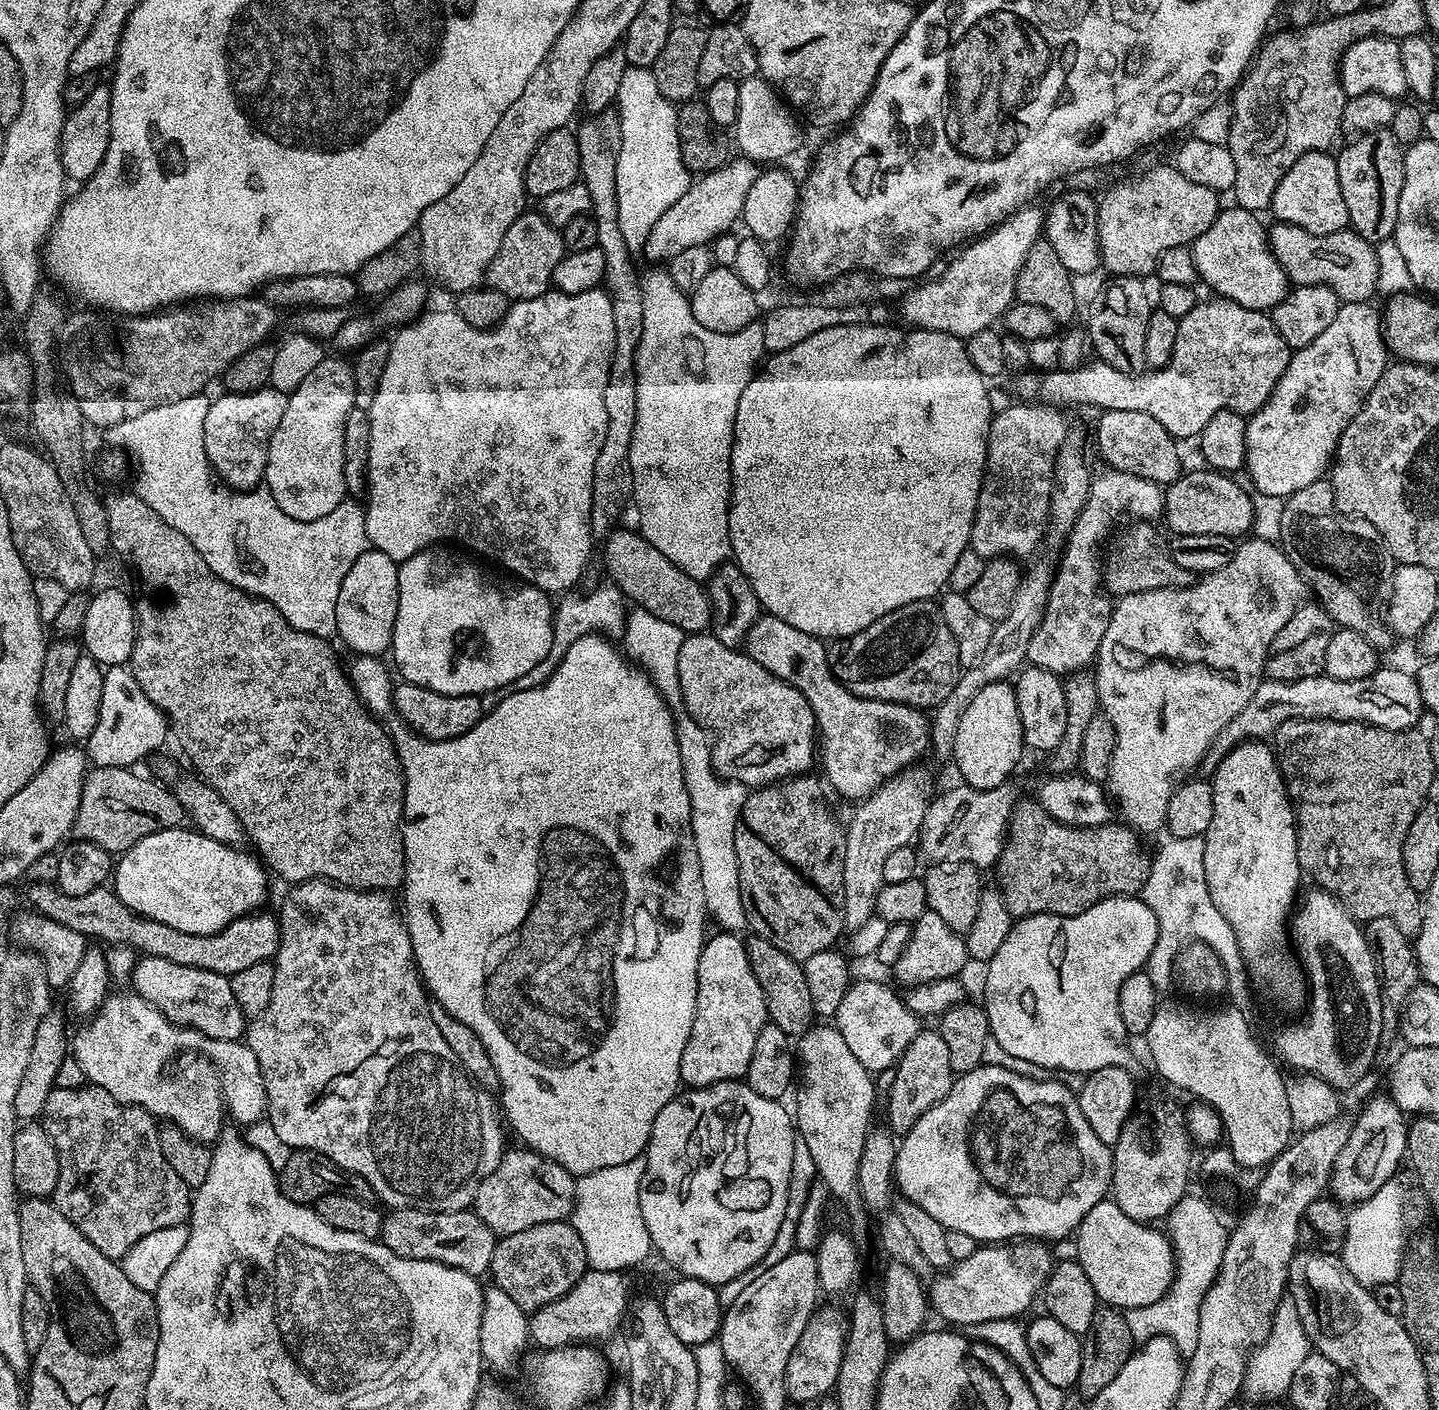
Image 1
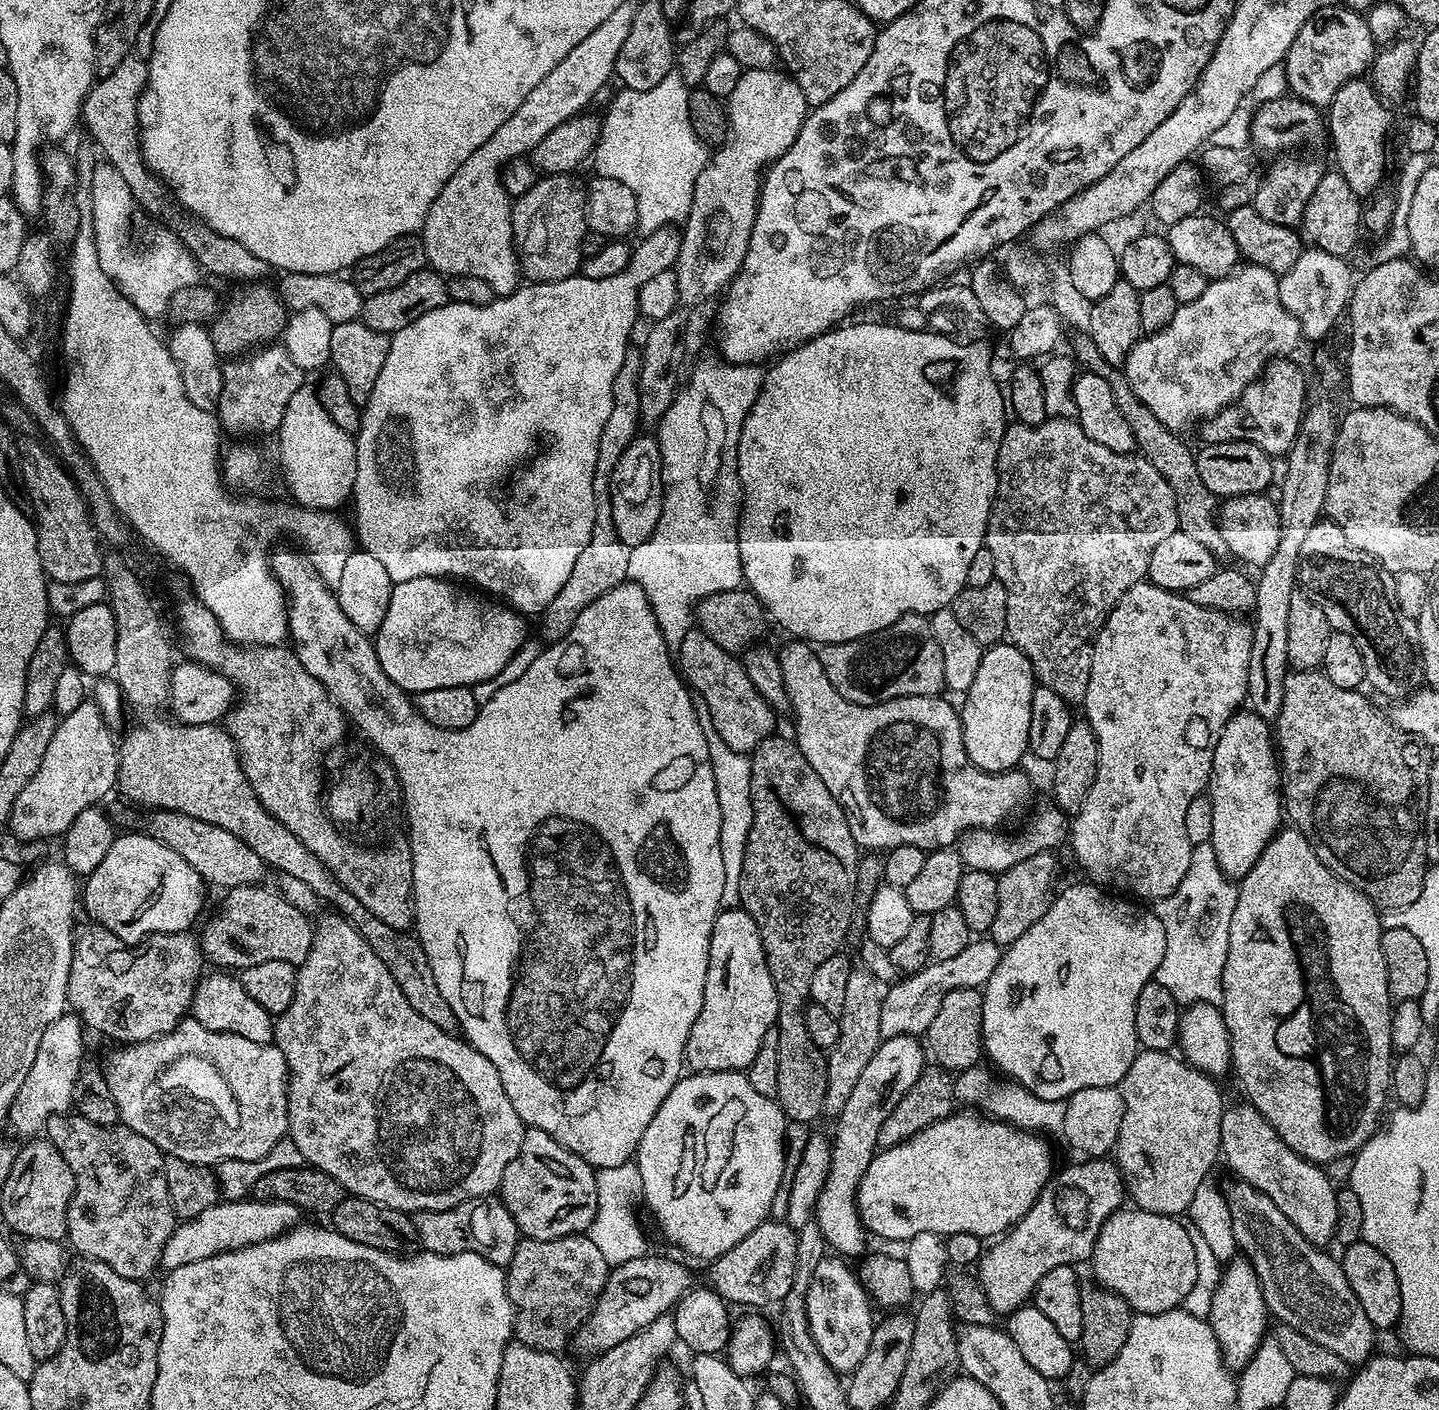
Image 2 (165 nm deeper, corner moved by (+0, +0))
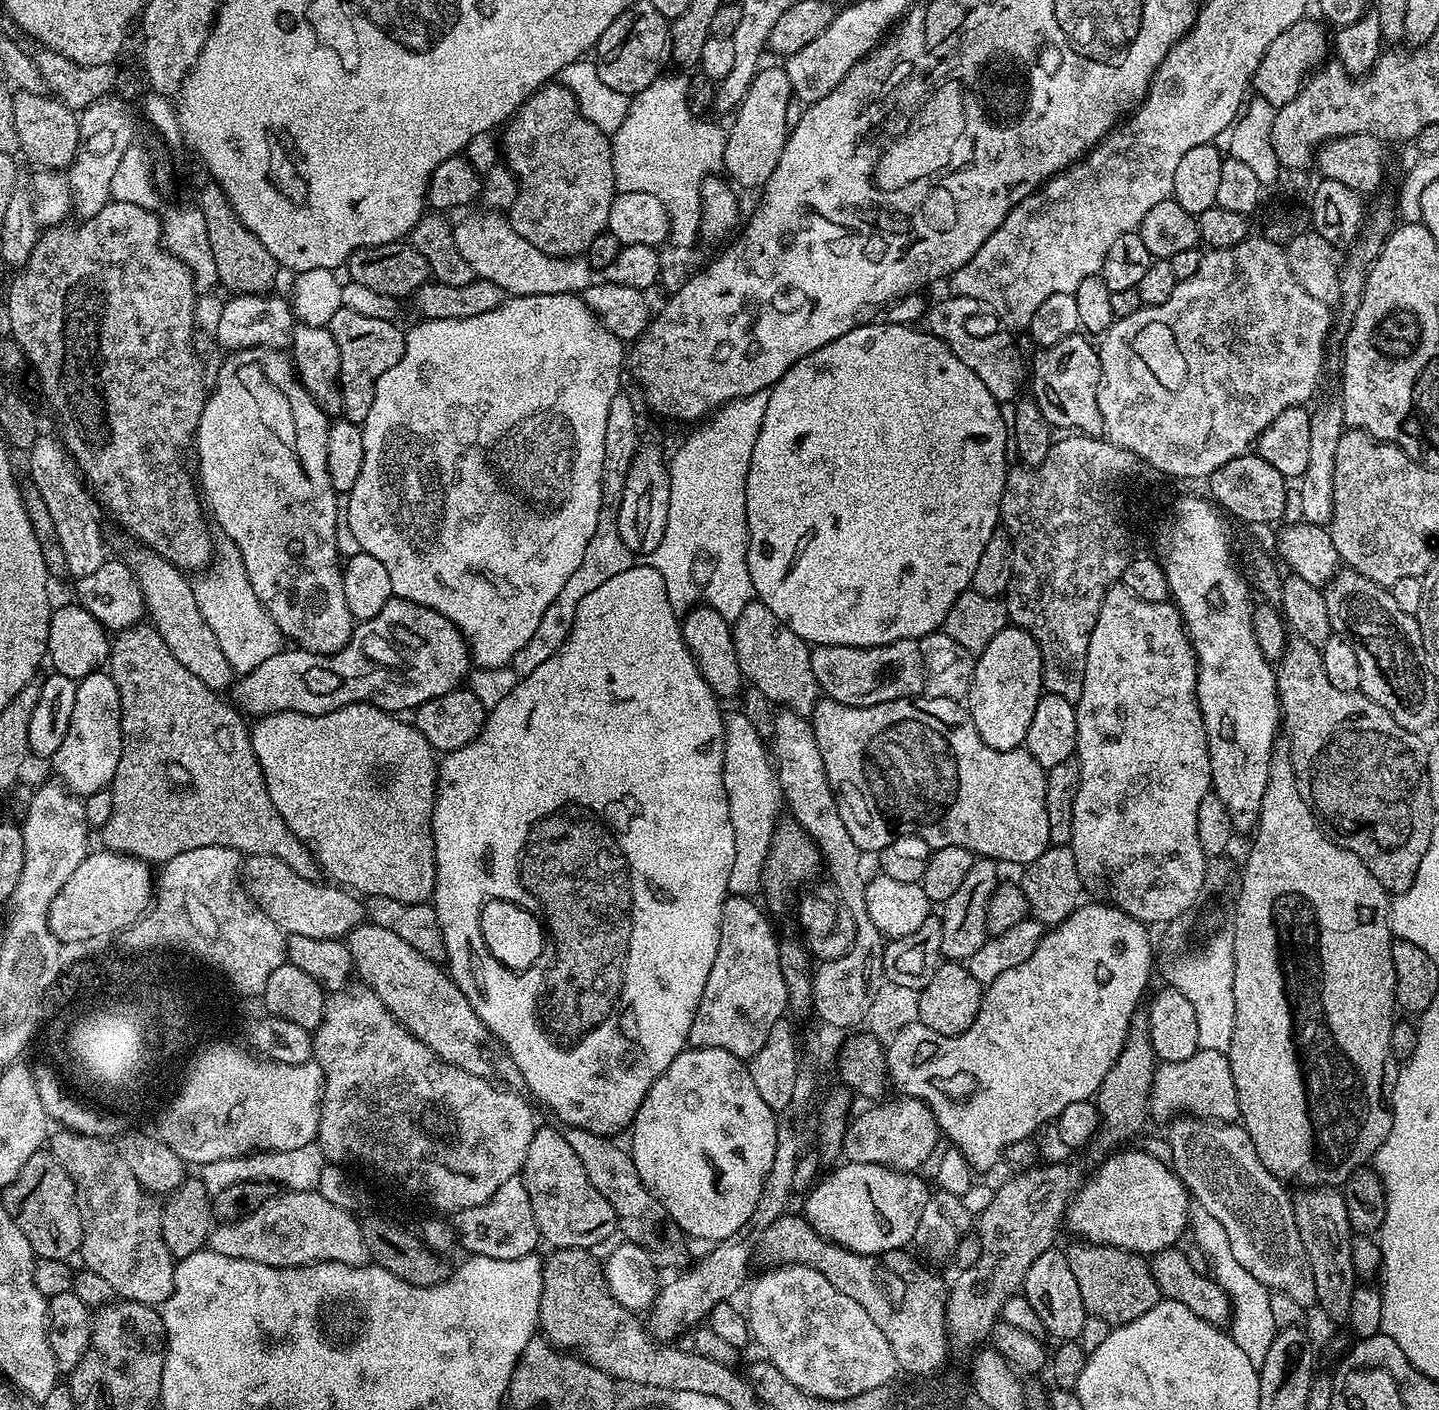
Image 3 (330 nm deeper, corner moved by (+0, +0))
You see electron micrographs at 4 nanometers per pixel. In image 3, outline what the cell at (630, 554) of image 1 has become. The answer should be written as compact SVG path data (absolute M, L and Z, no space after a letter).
M753 602L745 606L732 624L732 644L736 647L741 677L751 687L762 690L773 705L797 712L805 718L811 717L822 693L814 678L808 641L794 634L794 630L790 630L774 610Z

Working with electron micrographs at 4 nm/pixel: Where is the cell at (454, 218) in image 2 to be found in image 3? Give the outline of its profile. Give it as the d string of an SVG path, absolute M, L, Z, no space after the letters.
M479 210L455 221L452 233L462 258L470 262L473 277L494 282L509 297L538 294L583 294L594 280L594 269L584 256L551 256L530 246L512 229L511 219L496 210Z

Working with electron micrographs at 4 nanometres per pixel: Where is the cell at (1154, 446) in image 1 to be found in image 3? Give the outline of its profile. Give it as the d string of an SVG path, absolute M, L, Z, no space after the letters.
M1077 334L1062 338L1062 342L1054 342L1049 348L1040 348L1037 353L1030 360L1030 395L1038 402L1042 418L1056 430L1068 428L1064 430L1103 437L1102 410L1098 410L1100 354L1097 345L1087 335Z

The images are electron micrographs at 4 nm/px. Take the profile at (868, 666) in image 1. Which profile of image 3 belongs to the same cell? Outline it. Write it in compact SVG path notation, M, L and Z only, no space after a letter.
M895 640L873 648L818 644L811 649L812 669L821 693L834 702L855 708L906 700L924 691L924 663L919 643Z

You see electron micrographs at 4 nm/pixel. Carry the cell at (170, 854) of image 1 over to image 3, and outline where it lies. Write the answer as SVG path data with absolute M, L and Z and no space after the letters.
M107 850L89 851L78 870L71 874L66 884L54 895L48 910L48 931L58 938L61 945L68 946L83 936L96 936L96 932L113 932L120 924L129 924L132 916L137 917L143 909L149 907L154 900L154 872L143 860L135 860L133 856L123 856Z

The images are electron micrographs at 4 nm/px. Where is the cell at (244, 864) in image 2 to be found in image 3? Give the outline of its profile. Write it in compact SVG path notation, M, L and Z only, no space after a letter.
M248 856L242 868L242 883L244 891L288 936L302 934L304 938L338 940L347 937L366 920L365 905L361 901L359 904L351 891L332 882L302 878L302 874L290 870L290 866L278 858Z

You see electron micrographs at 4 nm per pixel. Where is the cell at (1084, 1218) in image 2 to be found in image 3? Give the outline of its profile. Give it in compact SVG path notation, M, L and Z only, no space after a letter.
M1116 1150L1111 1153L1109 1160L1104 1160L1100 1164L1100 1169L1093 1176L1089 1175L1084 1183L1080 1185L1079 1192L1076 1193L1071 1204L1068 1205L1066 1213L1066 1228L1073 1232L1073 1237L1079 1238L1081 1241L1090 1244L1105 1244L1106 1246L1114 1246L1121 1248L1127 1252L1138 1252L1141 1254L1160 1253L1173 1246L1179 1245L1180 1235L1189 1231L1189 1209L1190 1209L1190 1193L1179 1178L1176 1177L1175 1171L1167 1163L1164 1164L1156 1156L1151 1156L1148 1152L1120 1152L1124 1150Z

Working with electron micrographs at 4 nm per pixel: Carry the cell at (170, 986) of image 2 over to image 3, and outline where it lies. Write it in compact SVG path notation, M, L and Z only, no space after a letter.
M198 846L198 850L186 850L183 854L174 854L174 858L170 858L162 865L154 880L155 913L152 917L148 917L148 920L144 921L140 928L130 933L130 944L135 948L148 948L151 945L165 945L167 947L172 945L173 948L184 948L192 960L201 960L205 964L210 963L211 966L220 965L221 968L224 968L222 974L226 979L230 978L234 981L233 987L241 988L244 992L256 993L257 989L263 992L266 981L270 979L270 974L274 974L274 970L278 970L278 966L282 966L286 963L286 936L285 933L280 931L280 927L258 907L256 901L244 891L244 886L240 877L241 872L242 856L235 848L227 848L226 846Z

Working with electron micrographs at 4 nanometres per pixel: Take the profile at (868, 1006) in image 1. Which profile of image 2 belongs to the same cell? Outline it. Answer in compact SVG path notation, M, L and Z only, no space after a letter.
M976 938L956 957L930 962L921 972L914 972L897 979L887 989L882 1002L882 1036L884 1038L889 1036L923 1037L924 1031L928 1029L930 1022L934 1022L938 1014L938 1006L942 1006L942 998L946 998L950 990L983 989L988 983L990 974L998 970L1001 951L1001 945L996 944L991 938Z

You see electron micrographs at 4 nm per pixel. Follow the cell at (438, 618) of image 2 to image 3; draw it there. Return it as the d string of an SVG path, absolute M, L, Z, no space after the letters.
M393 598L386 602L377 616L359 621L353 627L350 642L342 650L323 656L292 646L289 652L288 649L281 650L274 654L274 658L266 658L266 662L253 672L243 673L234 684L235 703L252 718L263 718L272 712L301 712L317 716L347 704L372 704L383 712L404 714L407 708L408 711L415 710L422 702L430 702L430 698L438 698L438 694L461 687L469 672L468 642L454 622L421 604Z

